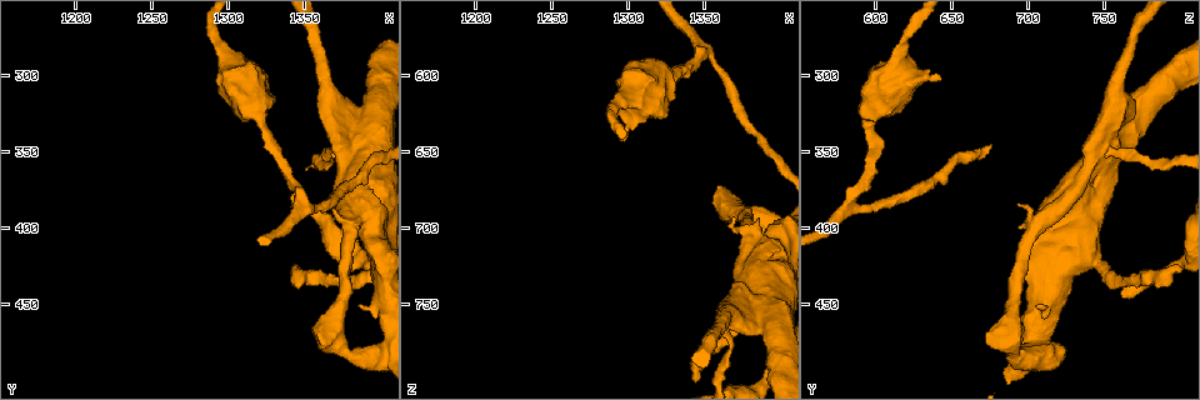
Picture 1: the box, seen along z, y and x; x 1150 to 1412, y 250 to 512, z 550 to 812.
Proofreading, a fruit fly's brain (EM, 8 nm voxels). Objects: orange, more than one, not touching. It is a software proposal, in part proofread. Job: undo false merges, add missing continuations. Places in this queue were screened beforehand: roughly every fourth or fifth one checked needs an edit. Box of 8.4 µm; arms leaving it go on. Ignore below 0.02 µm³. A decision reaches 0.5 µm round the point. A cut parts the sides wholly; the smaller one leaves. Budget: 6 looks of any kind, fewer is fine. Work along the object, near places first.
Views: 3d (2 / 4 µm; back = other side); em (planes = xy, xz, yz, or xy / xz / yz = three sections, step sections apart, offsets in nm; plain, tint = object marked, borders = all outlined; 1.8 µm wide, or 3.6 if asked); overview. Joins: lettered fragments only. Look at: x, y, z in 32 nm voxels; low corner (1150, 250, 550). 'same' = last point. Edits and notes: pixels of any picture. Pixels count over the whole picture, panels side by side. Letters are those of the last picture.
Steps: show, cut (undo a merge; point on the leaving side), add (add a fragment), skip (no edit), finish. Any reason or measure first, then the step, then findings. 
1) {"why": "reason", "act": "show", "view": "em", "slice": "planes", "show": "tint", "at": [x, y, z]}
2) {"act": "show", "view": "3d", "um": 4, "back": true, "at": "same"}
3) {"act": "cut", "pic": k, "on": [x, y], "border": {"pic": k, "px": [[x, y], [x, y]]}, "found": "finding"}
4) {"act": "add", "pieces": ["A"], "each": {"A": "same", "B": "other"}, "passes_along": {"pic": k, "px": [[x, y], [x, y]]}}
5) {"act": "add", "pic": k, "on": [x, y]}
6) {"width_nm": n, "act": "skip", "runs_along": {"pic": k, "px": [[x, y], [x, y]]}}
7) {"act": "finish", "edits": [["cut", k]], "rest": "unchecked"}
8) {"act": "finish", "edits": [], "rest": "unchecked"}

{"why": "calibre changes", "act": "show", "view": "3d", "um": 4, "at": [1380, 438, 690]}

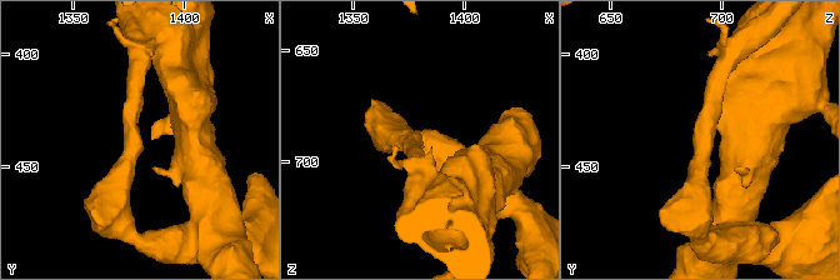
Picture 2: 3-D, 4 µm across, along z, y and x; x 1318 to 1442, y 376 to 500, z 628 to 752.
{"act": "show", "view": "em", "slice": "planes", "show": "borders", "at": [1379, 436, 690]}

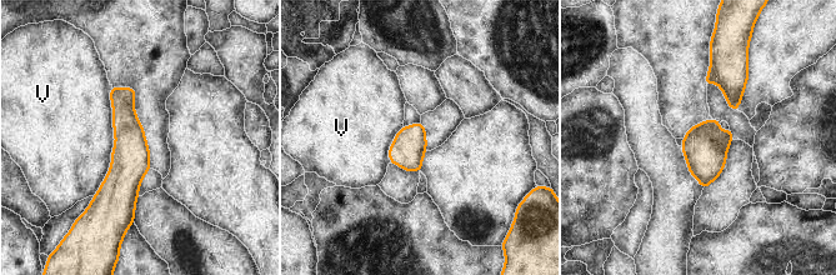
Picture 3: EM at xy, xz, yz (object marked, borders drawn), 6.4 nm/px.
{"act": "skip", "each": {"V": "other"}, "runs_along": {"pic": 3, "px": [[113, 90], [126, 124], [126, 213]]}, "found": "all the same cell"}

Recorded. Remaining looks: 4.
{"why": "branch stops here", "act": "show", "view": "em", "slice": "xz", "step": 16, "show": "tint", "at": [1294, 302, 642]}

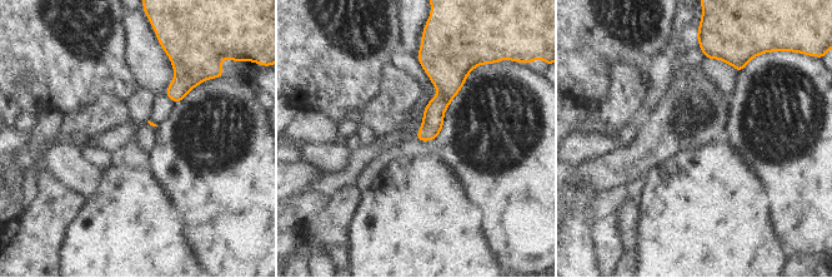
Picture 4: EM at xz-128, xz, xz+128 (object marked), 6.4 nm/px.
{"why": "cut it another way", "act": "show", "view": "em", "slice": "planes", "show": "tint", "at": "same"}

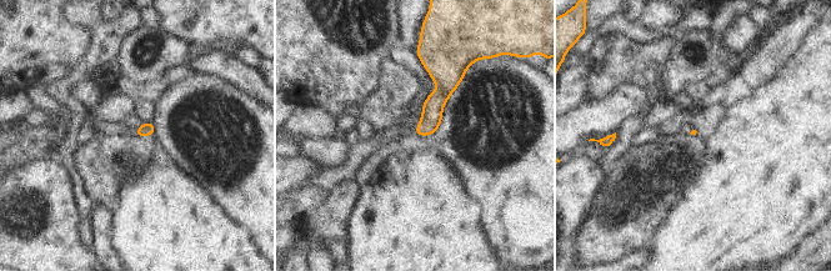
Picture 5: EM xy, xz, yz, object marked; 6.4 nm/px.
{"act": "show", "view": "em", "slice": "planes", "show": "borders", "at": "same"}

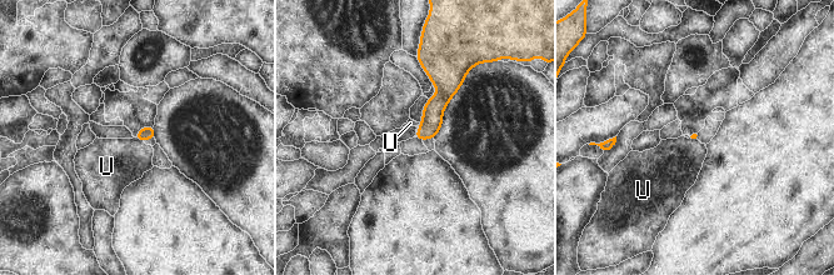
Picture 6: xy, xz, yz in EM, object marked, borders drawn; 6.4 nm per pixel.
{"act": "skip", "each": {"U": "other"}, "border": {"pic": 6, "px": [[134, 138], [143, 141]]}, "found": "no lettered fragment goes on from it"}

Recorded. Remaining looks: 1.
{"act": "finish", "edits": [], "rest": "unchecked"}

